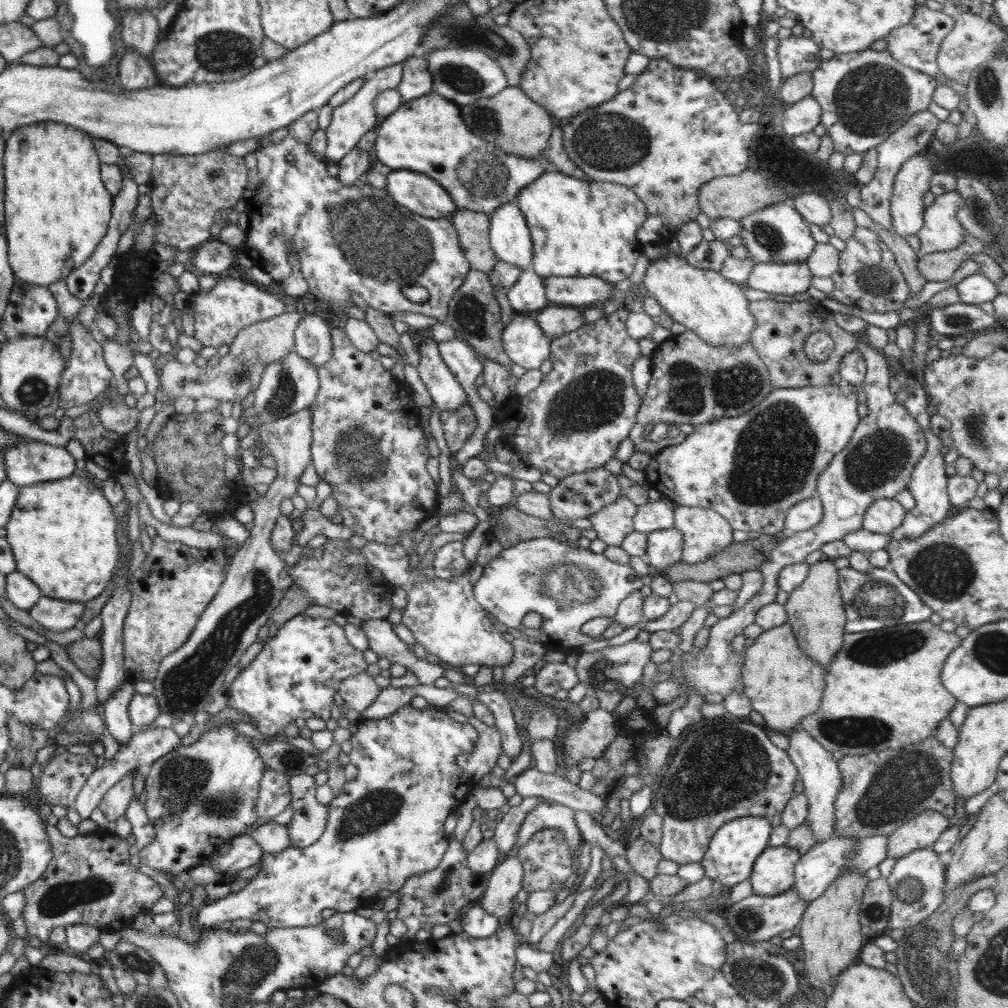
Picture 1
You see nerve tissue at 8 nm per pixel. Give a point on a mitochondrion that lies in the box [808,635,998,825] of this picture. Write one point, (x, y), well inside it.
(846, 733)

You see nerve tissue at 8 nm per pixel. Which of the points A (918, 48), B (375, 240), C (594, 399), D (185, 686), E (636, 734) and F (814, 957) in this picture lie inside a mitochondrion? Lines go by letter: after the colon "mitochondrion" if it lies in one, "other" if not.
A: mitochondrion
B: mitochondrion
C: mitochondrion
D: mitochondrion
E: other
F: other

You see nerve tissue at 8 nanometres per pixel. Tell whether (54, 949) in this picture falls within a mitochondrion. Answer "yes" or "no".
no

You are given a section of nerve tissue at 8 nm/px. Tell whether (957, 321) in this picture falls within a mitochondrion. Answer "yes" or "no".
yes

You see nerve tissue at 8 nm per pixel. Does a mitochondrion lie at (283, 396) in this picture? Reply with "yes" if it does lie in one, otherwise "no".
yes

